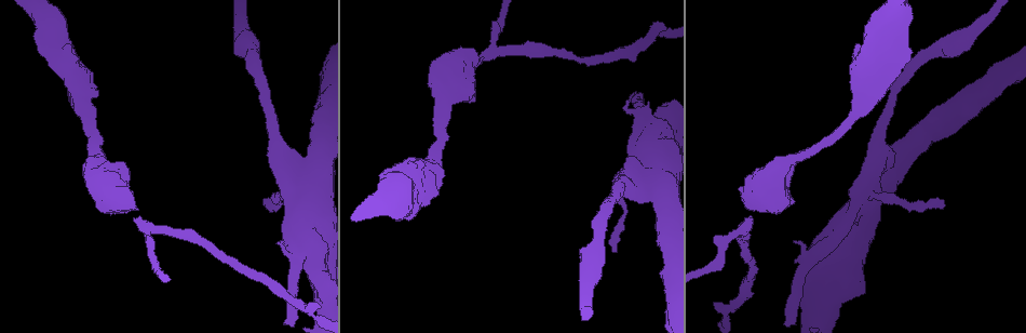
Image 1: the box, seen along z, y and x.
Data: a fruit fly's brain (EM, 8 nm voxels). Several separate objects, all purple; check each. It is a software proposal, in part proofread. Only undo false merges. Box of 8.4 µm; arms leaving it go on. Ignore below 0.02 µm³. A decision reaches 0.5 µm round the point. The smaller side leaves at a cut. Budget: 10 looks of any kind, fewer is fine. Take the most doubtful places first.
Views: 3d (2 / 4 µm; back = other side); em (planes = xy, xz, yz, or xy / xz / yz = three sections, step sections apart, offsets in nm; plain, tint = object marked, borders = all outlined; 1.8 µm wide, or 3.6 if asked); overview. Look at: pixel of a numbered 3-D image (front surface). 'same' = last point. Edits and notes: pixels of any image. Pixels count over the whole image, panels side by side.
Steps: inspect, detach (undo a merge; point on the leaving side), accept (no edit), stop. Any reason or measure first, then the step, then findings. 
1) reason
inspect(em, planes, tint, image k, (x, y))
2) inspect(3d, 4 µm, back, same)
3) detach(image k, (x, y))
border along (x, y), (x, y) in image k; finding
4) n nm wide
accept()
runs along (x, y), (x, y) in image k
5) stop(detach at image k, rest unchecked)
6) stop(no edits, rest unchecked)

touches itself
inspect(3d, 4 µm, image 1, (307, 203))

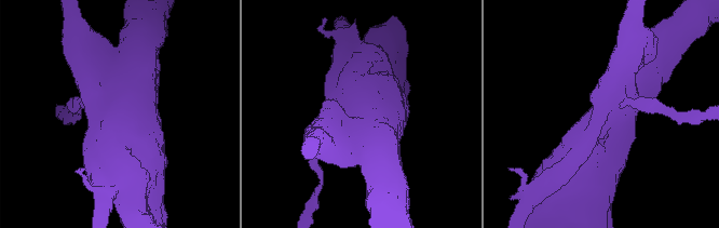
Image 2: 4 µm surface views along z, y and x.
need the tissue
inspect(em, 3.6 µm, xz, step 16, borders, image 2, (363, 112))

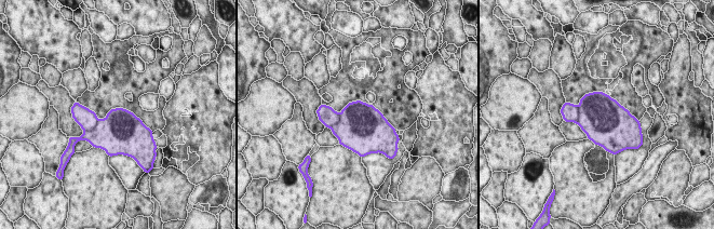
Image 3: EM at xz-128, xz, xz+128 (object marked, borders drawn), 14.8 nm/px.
detach(image 3, (88, 119))
border along (98, 120), (92, 131), (84, 132) in image 3; a second cell is stuck on

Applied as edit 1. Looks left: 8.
see it whole again
inspect(overview)

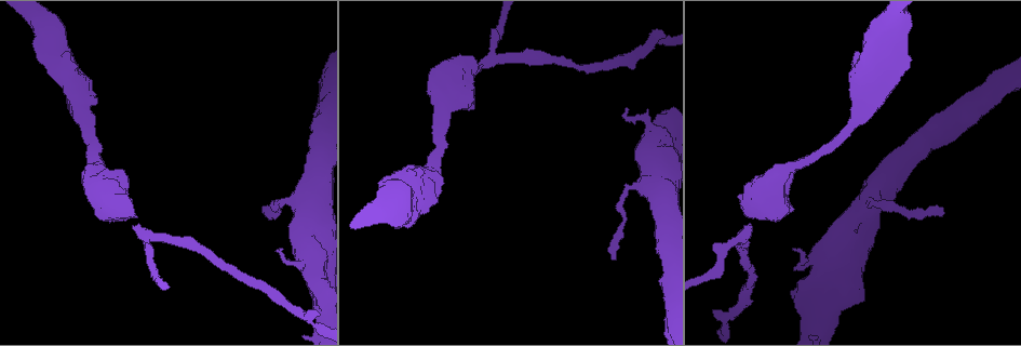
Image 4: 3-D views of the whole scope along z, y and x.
abrupt turn
inspect(3d, 2 µm, image 4, (494, 56))

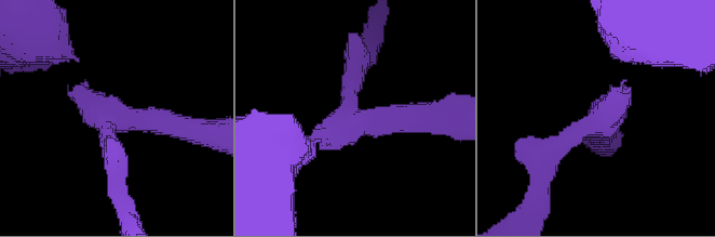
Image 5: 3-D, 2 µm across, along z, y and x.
arms of 200, 260 nm; shape alone is not enough
inspect(em, planes, plain, image 5, (356, 119))

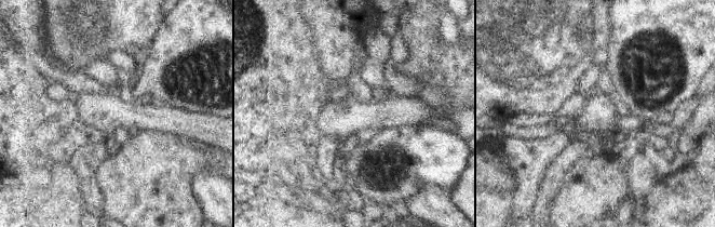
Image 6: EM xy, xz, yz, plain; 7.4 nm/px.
inspect(em, planes, tint, same)

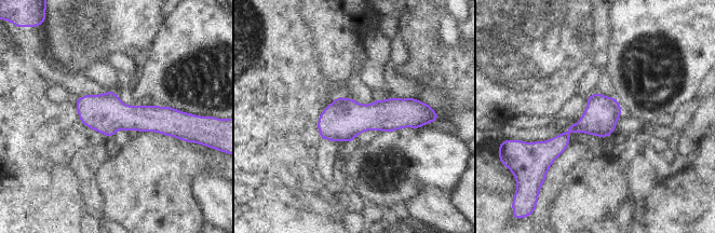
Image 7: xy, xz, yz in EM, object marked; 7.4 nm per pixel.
accept()
one cell here

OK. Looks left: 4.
closes a loop
inspect(em, yz, step 16, tint, image 4, (881, 46))

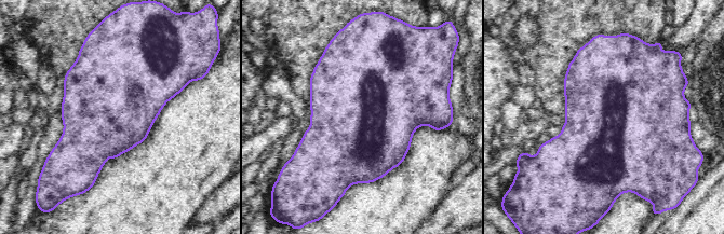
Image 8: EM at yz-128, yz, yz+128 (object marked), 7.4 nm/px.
accept()
continuous, no second cell

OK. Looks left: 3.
stop(detach at image 3, rest unchecked)

